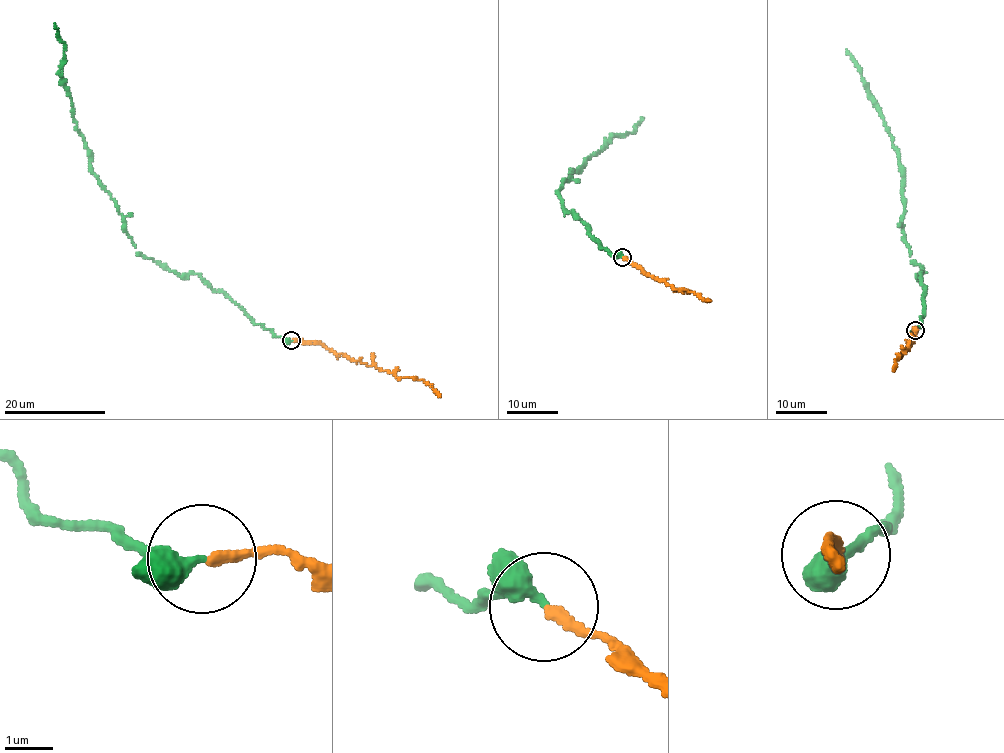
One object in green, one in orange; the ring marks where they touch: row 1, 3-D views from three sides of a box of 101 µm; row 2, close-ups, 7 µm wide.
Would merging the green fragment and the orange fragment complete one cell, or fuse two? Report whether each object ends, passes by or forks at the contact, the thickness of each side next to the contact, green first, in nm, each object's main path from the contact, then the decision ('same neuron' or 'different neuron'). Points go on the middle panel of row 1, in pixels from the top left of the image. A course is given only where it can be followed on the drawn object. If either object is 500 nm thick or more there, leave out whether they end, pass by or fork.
green passes by; orange ends; calibres 300 and 200 nm; course green (622, 256), (600, 247), (558, 193), (570, 172), (644, 118); course orange (623, 256), (647, 274), (664, 280), (667, 286), (697, 293), (709, 301); same neuron

